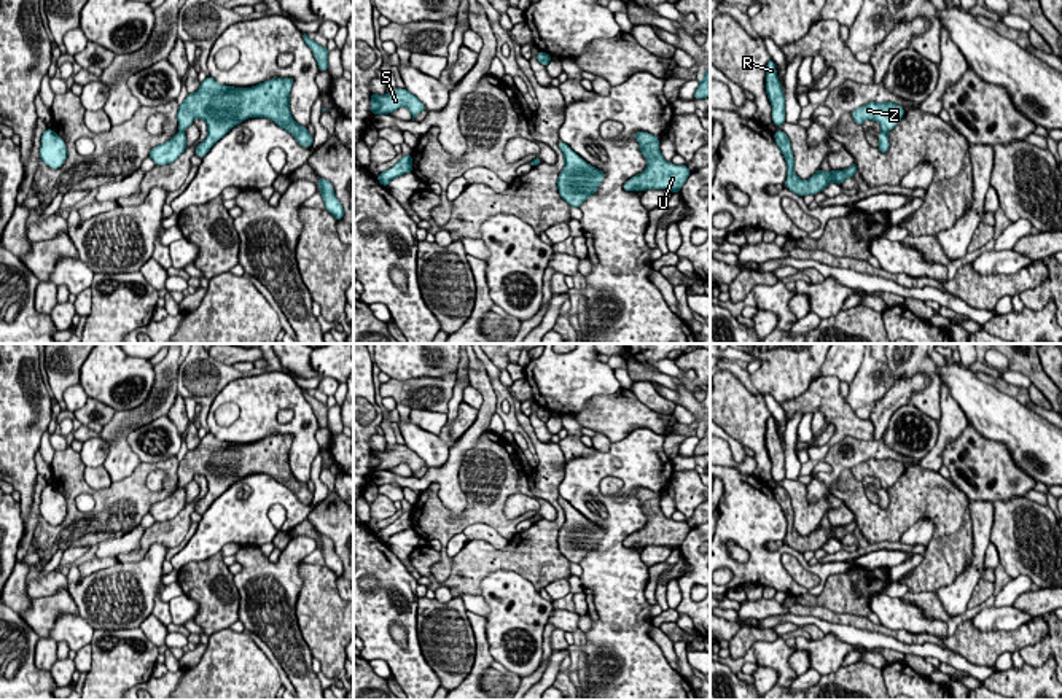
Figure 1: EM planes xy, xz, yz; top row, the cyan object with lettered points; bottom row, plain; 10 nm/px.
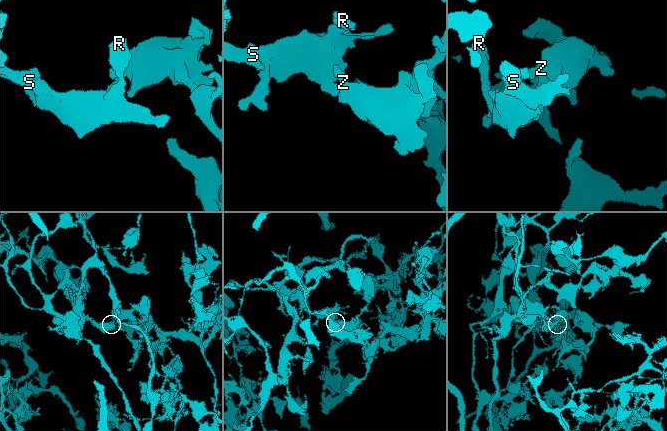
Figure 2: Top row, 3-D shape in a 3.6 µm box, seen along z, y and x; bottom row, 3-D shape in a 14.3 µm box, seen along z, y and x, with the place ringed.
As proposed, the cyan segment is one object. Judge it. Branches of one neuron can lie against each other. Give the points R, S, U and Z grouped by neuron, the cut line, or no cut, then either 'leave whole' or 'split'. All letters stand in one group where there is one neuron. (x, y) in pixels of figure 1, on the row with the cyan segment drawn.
R S / U Z; cut in xy along (179, 129), (183, 132); split

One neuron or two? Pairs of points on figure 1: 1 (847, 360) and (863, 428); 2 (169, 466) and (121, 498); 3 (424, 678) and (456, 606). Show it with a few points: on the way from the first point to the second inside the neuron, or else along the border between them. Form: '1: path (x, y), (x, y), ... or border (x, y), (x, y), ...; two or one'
1: border (822, 374), (839, 381); two
2: path (156, 466), (150, 466), (134, 486); one
3: border (416, 630), (421, 653), (440, 683); two

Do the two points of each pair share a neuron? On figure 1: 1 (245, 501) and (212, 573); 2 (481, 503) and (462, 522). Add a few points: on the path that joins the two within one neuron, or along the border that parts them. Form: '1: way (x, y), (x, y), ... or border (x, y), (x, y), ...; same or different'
1: border (218, 551), (206, 559), (191, 560), (183, 567); different
2: way (476, 508), (467, 517); same

